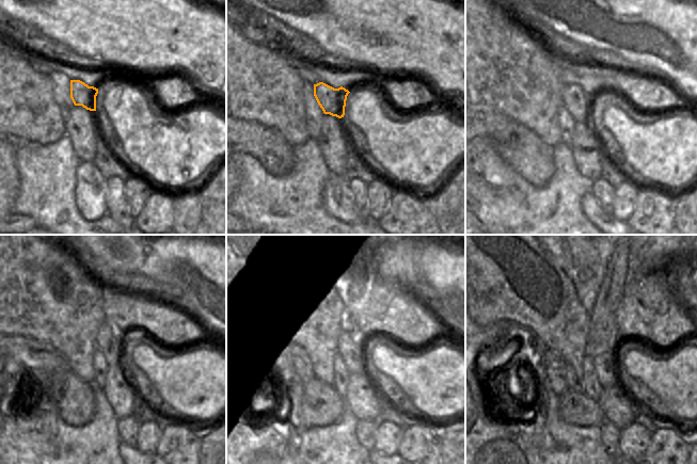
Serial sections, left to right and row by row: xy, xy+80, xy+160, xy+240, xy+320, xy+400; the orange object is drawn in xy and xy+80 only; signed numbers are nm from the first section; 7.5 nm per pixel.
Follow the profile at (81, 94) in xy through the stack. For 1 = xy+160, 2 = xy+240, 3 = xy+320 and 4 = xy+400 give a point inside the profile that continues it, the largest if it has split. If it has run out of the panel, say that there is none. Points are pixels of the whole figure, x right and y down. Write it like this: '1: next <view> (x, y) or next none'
1: next xy+160 (580, 104)
2: next xy+240 (108, 341)
3: next xy+320 (355, 361)
4: next xy+400 (605, 364)

